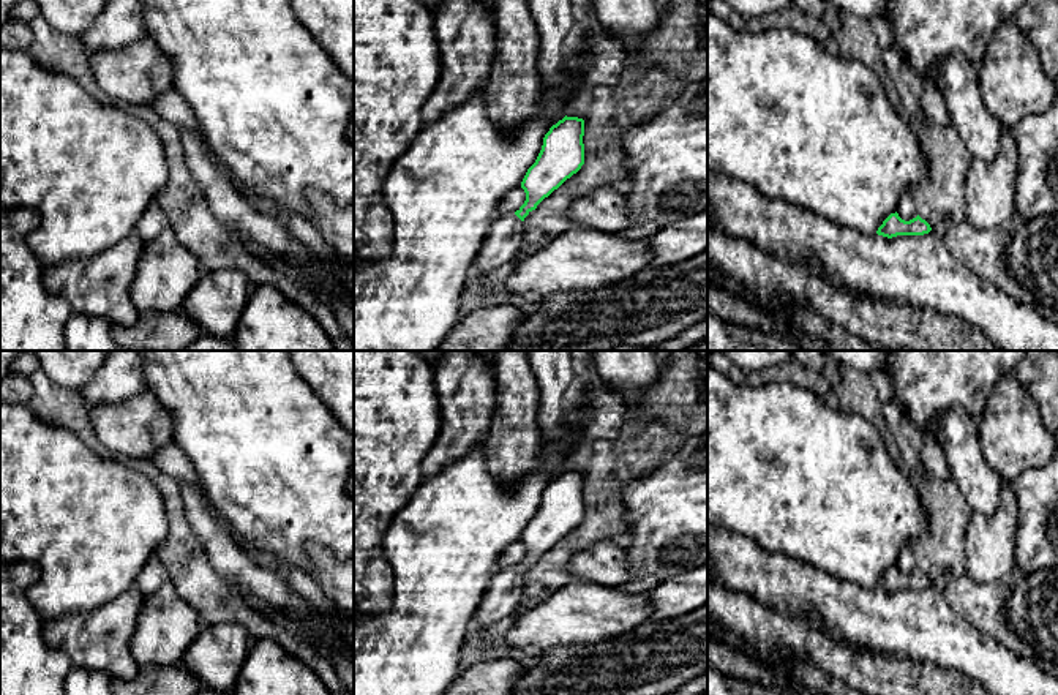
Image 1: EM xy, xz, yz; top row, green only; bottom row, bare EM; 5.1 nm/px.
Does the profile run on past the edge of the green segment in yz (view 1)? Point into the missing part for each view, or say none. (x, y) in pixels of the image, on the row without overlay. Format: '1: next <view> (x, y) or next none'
1: next none

